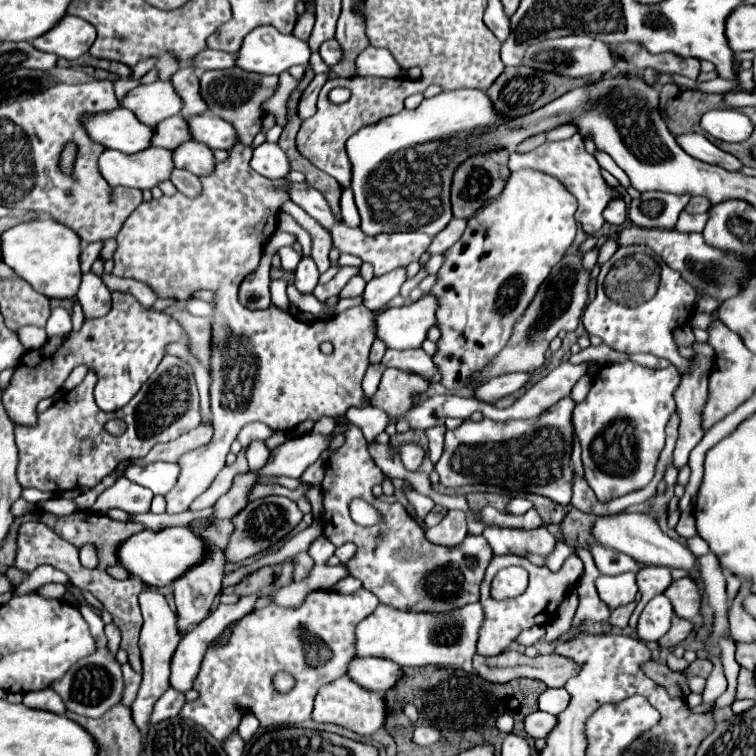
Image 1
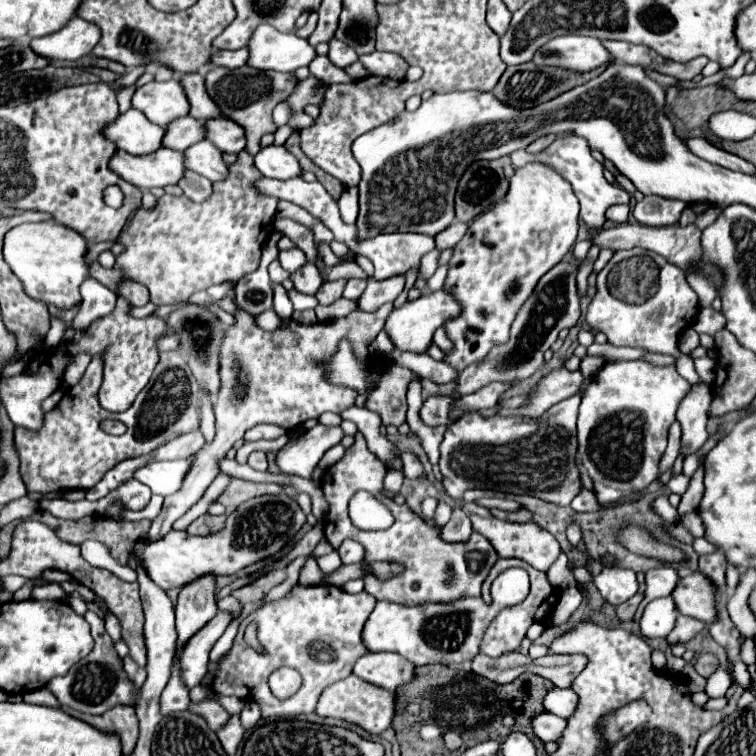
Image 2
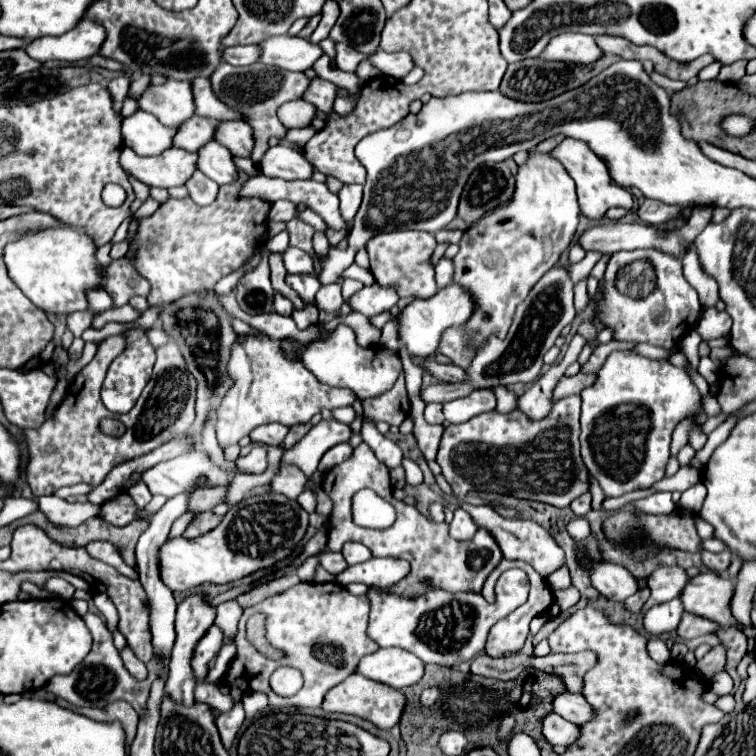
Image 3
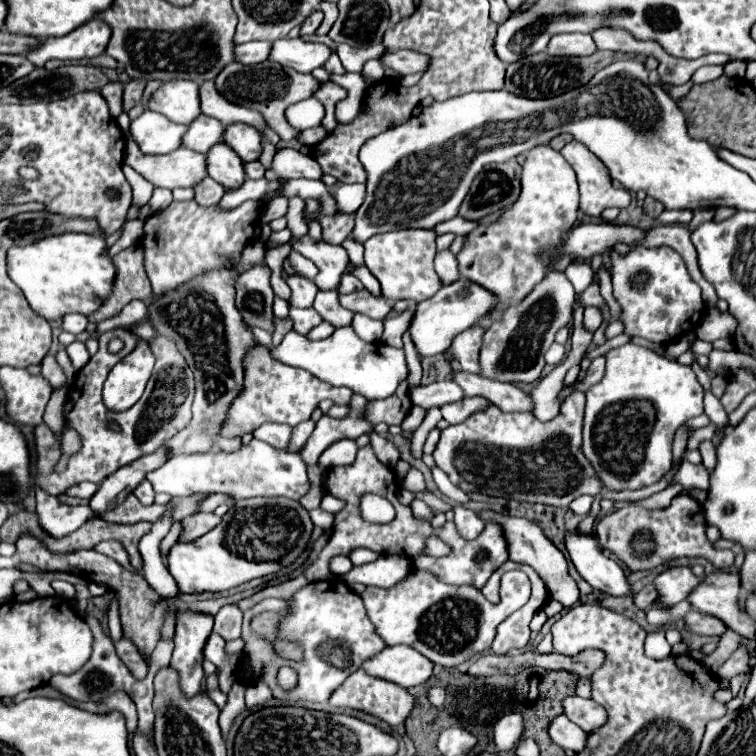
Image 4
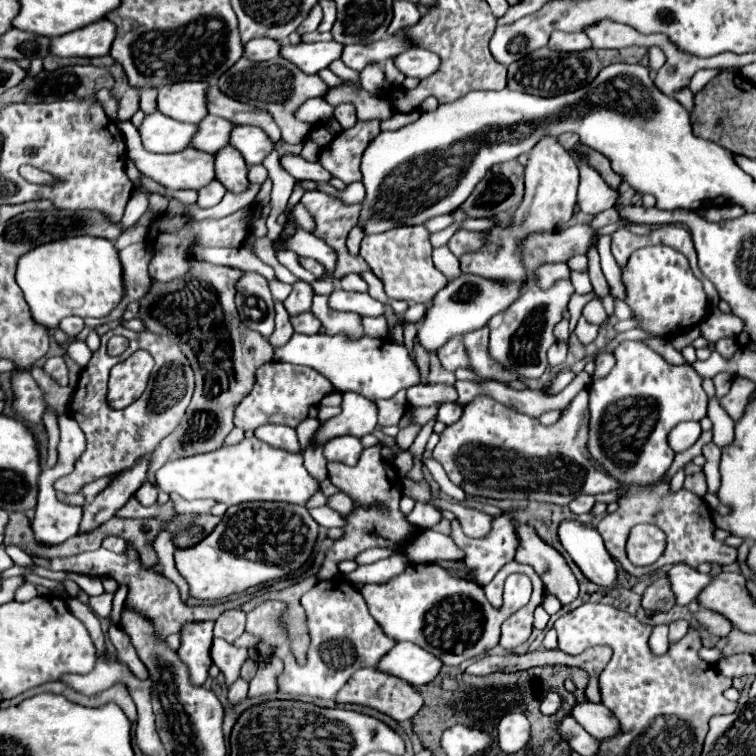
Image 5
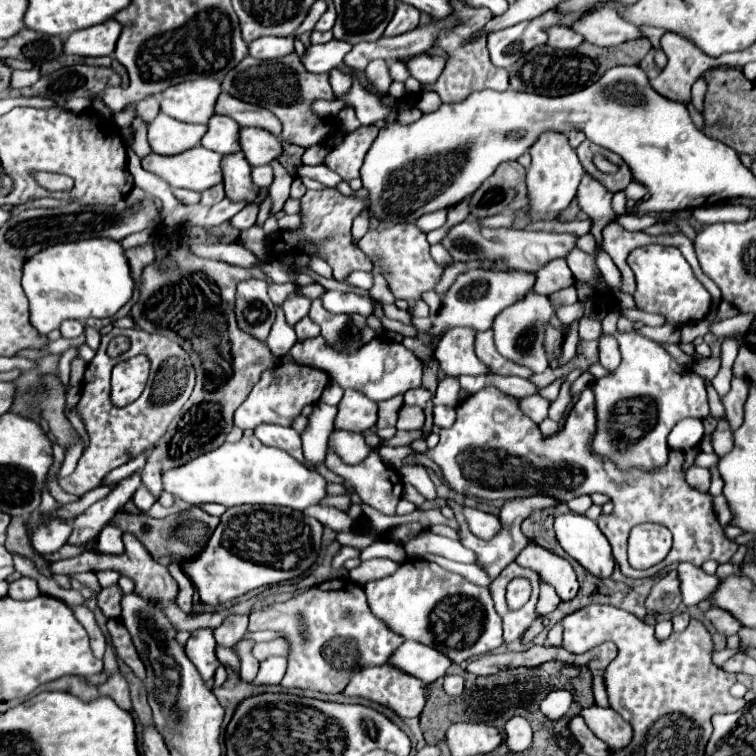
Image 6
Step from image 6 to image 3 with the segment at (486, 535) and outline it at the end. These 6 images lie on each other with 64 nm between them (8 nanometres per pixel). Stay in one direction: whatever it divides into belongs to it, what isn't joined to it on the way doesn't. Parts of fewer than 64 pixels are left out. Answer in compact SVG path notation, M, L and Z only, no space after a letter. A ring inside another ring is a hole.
M462 508L454 510L454 518L450 522L450 536L454 540L468 540L476 534L476 524L470 520L468 512L464 512Z

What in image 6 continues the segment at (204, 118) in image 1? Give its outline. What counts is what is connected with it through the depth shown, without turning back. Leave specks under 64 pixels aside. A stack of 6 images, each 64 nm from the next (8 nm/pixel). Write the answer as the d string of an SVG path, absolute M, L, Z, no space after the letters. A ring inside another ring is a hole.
M240 128L238 142L240 142L240 148L242 148L246 160L252 166L268 164L270 160L274 160L282 154L282 146L280 146L278 138L262 128Z

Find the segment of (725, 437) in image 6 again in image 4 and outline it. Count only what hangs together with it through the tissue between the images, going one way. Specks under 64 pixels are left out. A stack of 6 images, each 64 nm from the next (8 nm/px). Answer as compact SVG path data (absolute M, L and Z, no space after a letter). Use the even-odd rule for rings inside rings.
M704 390L704 412L716 424L718 430L722 430L728 424L728 418L726 418L726 412L724 412L720 400L716 396L712 396L710 390Z

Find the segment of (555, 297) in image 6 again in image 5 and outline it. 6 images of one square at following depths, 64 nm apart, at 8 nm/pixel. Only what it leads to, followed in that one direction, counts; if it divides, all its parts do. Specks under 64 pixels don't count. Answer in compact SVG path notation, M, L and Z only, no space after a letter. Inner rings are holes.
M588 292L588 294L584 294L584 296L574 294L574 296L570 298L570 302L568 302L568 312L570 312L570 332L574 330L574 324L576 324L576 320L580 318L582 308L584 308L590 300L594 300L594 298L598 298L594 292Z

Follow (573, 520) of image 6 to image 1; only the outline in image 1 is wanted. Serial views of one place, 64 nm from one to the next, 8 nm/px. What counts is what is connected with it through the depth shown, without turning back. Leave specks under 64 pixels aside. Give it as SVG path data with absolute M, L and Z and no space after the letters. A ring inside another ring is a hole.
M624 572L618 576L598 576L596 580L598 596L608 604L610 610L626 606L636 600L638 588L632 572Z

